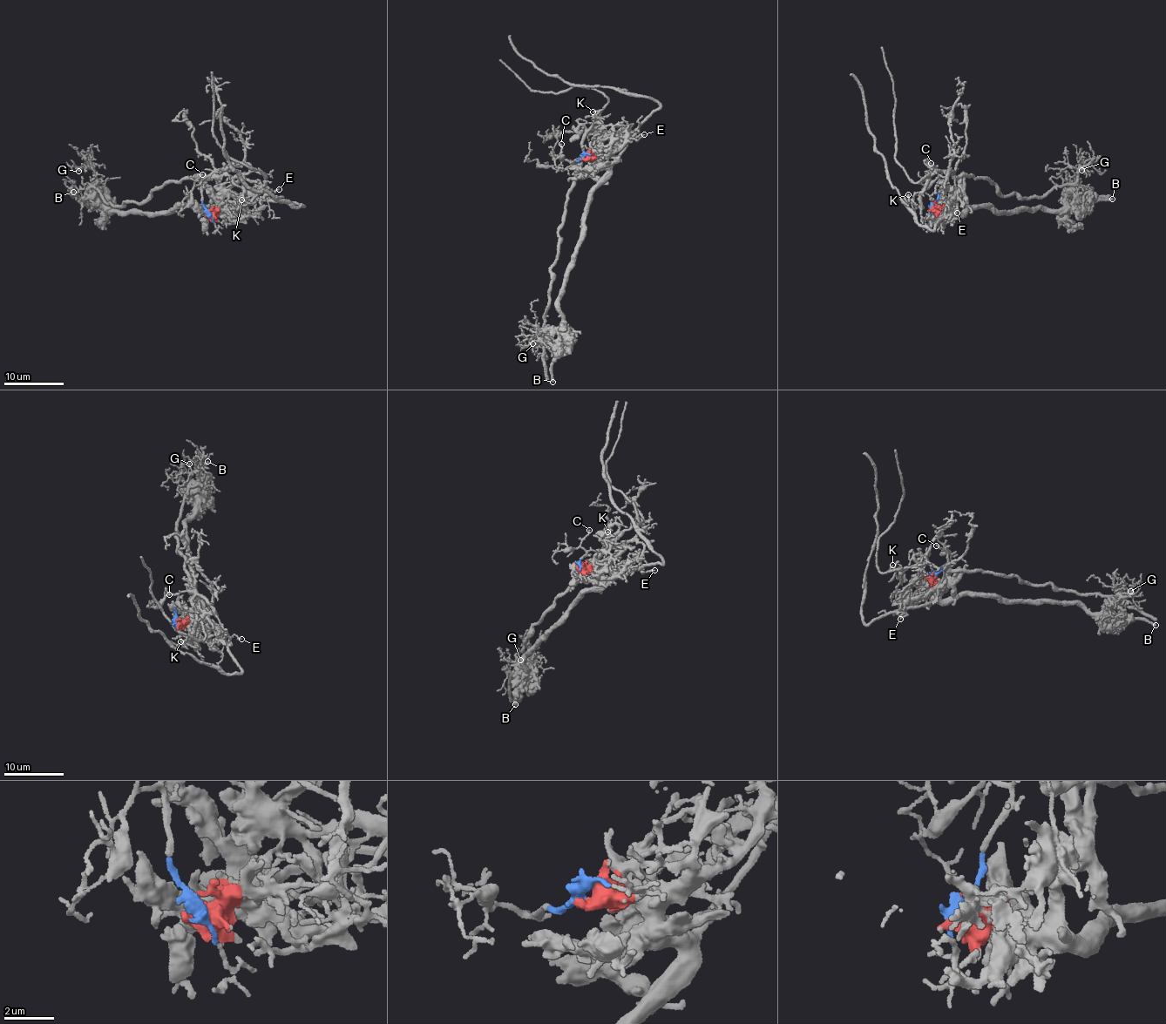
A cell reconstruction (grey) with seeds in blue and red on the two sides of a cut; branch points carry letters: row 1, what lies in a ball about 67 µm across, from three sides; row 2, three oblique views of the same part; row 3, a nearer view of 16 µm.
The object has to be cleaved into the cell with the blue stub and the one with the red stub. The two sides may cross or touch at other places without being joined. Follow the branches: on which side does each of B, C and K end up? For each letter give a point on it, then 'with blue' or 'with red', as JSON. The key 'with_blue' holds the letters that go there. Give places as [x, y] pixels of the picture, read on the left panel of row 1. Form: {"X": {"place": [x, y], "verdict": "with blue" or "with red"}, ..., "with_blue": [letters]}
{"B": {"place": [73, 192], "verdict": "with red"}, "C": {"place": [202, 174], "verdict": "with blue"}, "K": {"place": [241, 200], "verdict": "with blue"}, "with_blue": ["C", "K"]}

